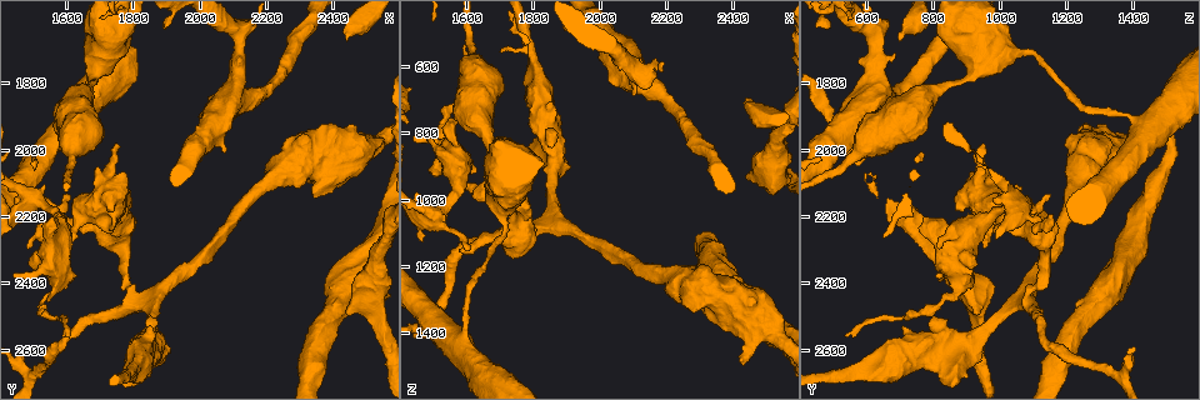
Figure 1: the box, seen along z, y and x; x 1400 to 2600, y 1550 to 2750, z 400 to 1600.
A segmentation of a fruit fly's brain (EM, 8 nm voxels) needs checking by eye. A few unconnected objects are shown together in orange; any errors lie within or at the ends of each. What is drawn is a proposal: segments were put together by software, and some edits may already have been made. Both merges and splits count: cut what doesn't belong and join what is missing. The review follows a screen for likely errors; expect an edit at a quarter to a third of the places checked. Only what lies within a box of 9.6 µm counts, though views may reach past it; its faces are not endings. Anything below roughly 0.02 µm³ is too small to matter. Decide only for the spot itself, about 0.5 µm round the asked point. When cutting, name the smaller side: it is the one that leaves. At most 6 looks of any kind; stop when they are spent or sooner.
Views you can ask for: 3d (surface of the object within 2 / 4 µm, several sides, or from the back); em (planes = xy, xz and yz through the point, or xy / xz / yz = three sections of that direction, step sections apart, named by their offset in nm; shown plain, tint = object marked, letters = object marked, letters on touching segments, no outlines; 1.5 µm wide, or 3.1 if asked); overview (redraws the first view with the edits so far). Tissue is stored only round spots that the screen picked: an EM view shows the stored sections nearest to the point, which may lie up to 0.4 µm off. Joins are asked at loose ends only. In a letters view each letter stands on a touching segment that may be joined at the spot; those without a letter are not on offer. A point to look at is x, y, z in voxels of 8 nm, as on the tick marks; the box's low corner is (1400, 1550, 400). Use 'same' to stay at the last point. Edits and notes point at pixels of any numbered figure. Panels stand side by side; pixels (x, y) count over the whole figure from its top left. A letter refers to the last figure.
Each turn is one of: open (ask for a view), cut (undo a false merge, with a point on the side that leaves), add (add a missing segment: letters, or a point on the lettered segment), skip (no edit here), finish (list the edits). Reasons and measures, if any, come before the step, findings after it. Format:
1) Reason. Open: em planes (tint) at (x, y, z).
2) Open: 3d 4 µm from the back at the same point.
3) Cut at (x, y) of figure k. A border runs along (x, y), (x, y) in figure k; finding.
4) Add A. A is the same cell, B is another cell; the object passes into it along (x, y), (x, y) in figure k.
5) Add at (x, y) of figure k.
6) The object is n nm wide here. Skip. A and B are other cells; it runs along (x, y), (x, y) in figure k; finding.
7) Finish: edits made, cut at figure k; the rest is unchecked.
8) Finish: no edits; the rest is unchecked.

Thick end. Open: 3d 4 µm at (2440, 2490, 930).

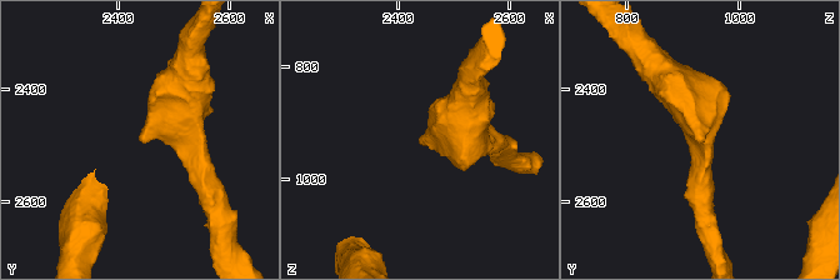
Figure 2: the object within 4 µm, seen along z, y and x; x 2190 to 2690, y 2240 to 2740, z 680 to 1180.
Need the tissue. Open: em planes (letters) at (2450, 2495, 920).

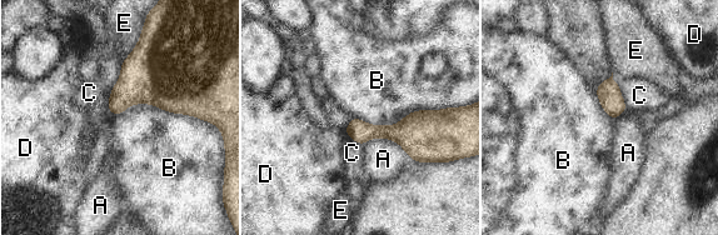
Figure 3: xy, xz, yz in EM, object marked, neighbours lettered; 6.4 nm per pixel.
Skip. A, B, C, D and E are other cells; a border runs along (113, 115), (153, 104), (207, 121) in figure 3; none of them fits.

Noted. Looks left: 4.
Branch stops here. Open: 3d 4 µm at (2070, 2010, 560).

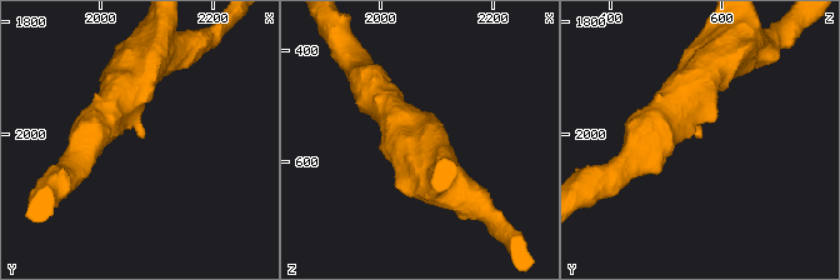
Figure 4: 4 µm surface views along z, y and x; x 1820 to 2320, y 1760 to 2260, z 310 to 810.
Open: em planes (tint) at (2075, 2010, 555).

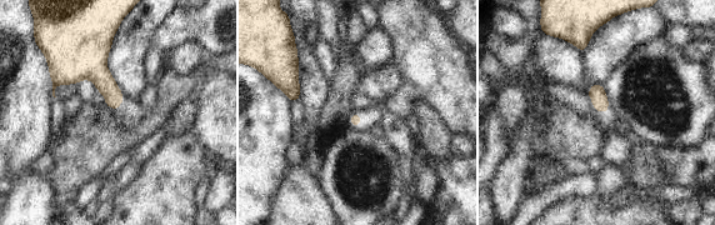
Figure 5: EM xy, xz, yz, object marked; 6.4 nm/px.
What lies round it. Open: em planes (letters) at the same point.

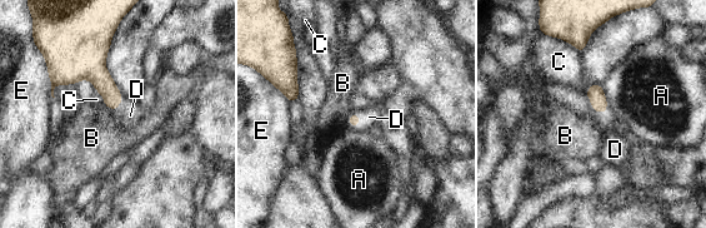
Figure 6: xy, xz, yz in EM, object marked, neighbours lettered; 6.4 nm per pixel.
Add D. D is the same cell, A, B, C and E are other cells; the object passes into it along (354, 120), (359, 120), (369, 117) in figure 6; it goes on there.

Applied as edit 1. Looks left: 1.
An open end. Open: em planes (letters) at (1590, 2200, 1150).

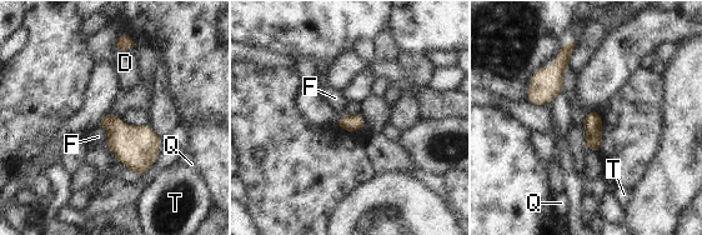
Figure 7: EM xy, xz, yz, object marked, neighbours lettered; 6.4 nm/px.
Skip. D, F, Q and T are other cells; a border runs along (99, 124), (106, 131), (106, 144) in figure 7; no lettered segment goes on from it.

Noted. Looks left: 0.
Finish: edits made, add at figure 6; the rest is unchecked.

